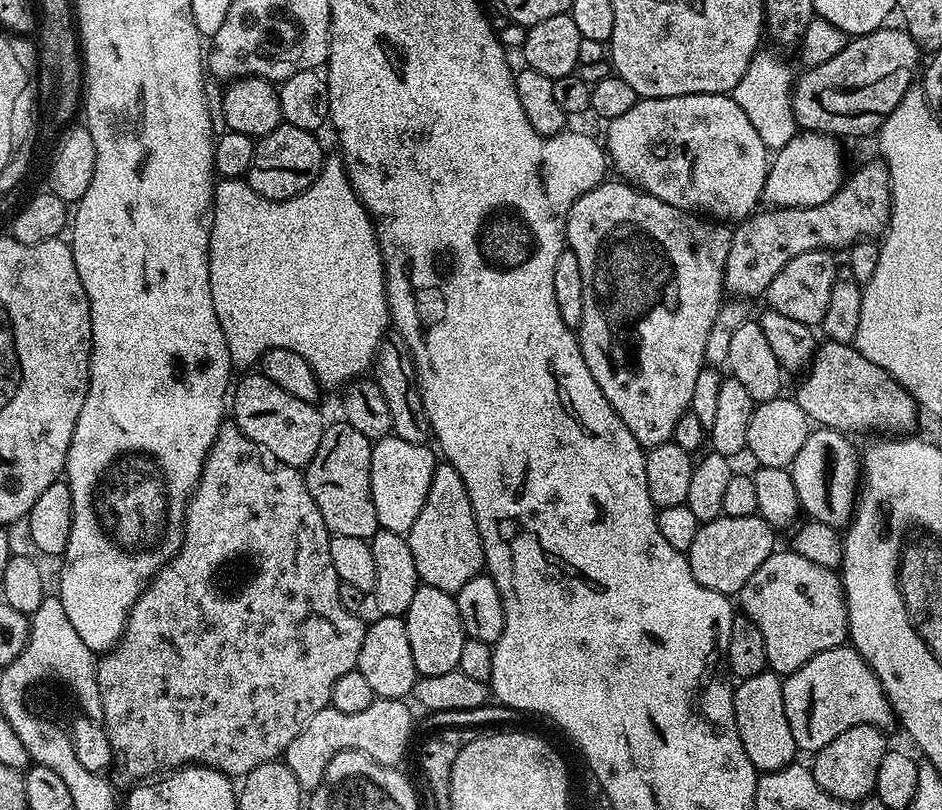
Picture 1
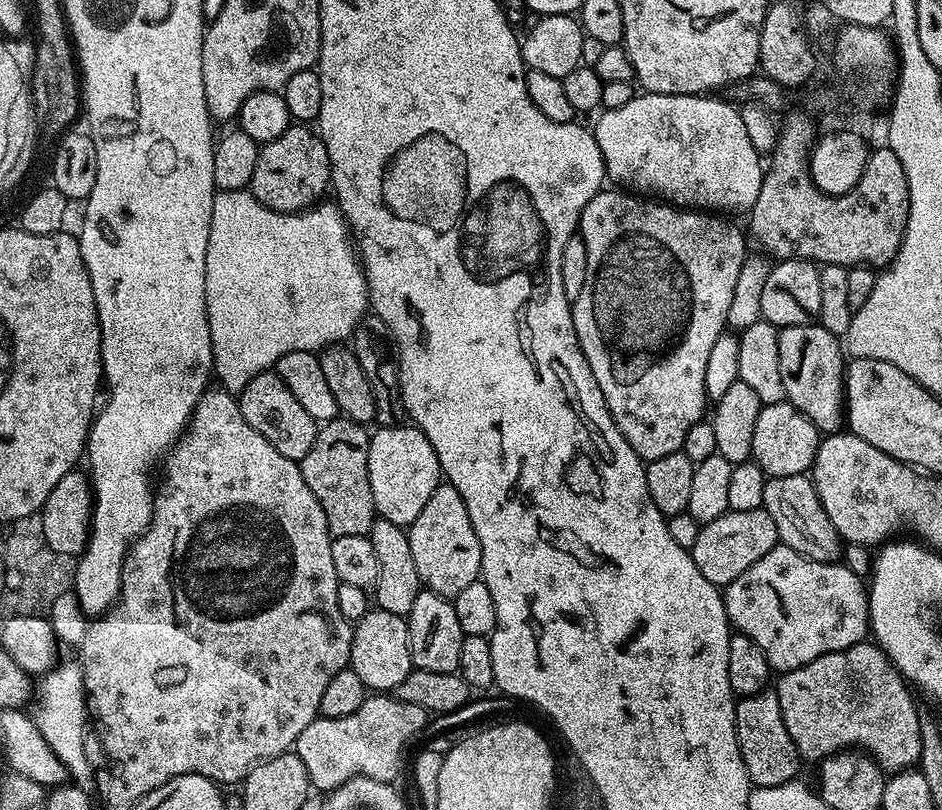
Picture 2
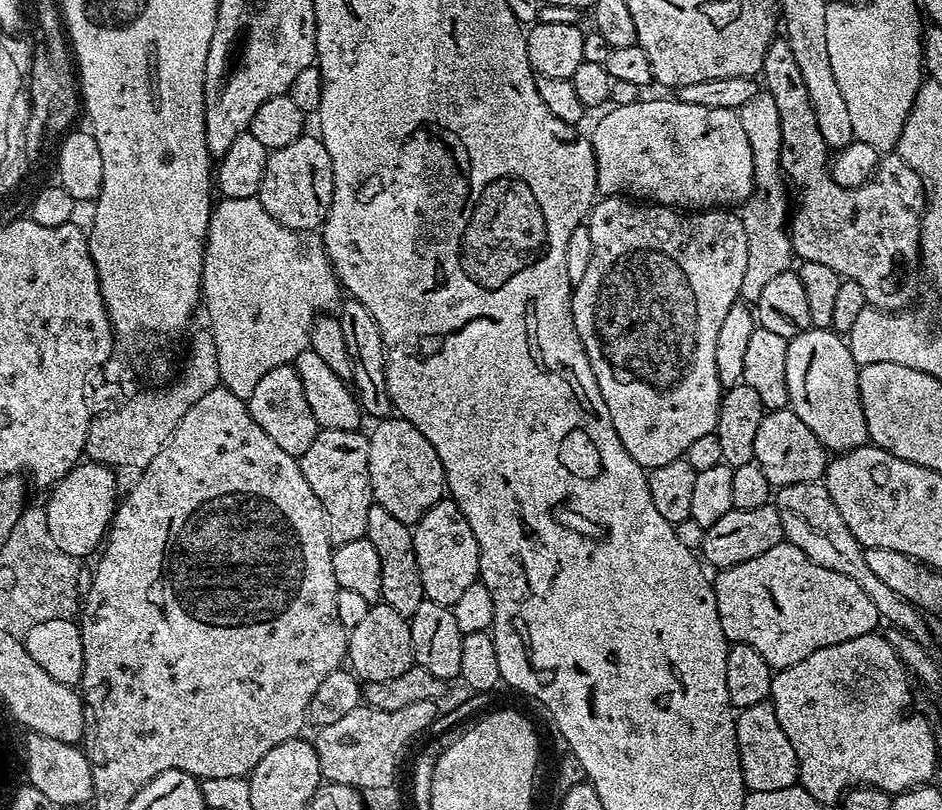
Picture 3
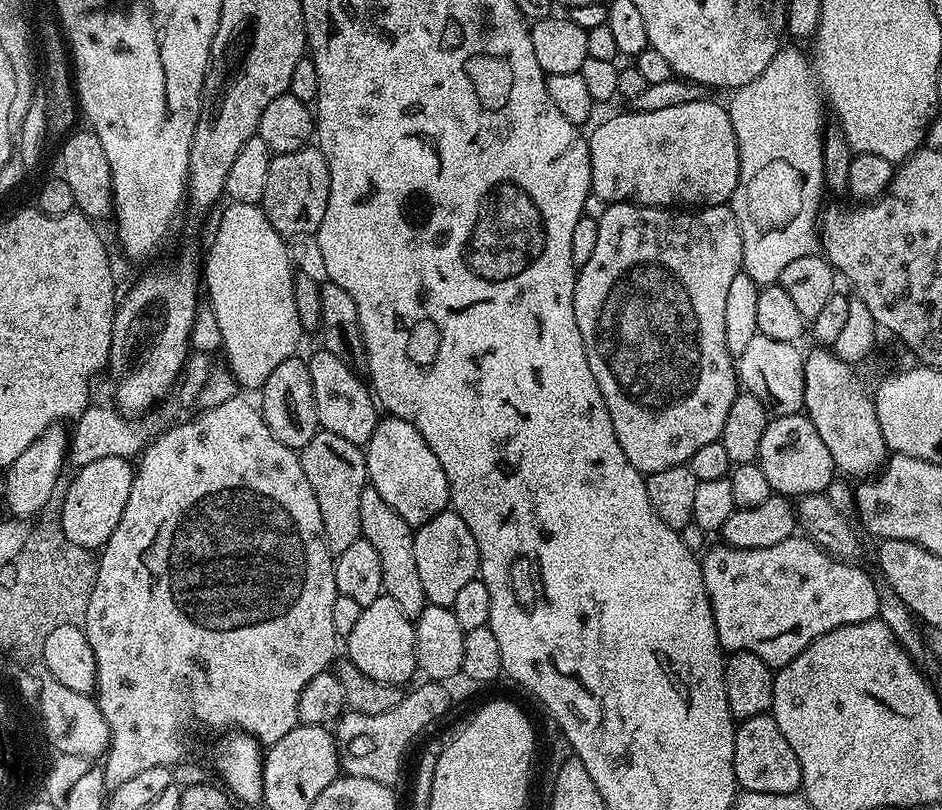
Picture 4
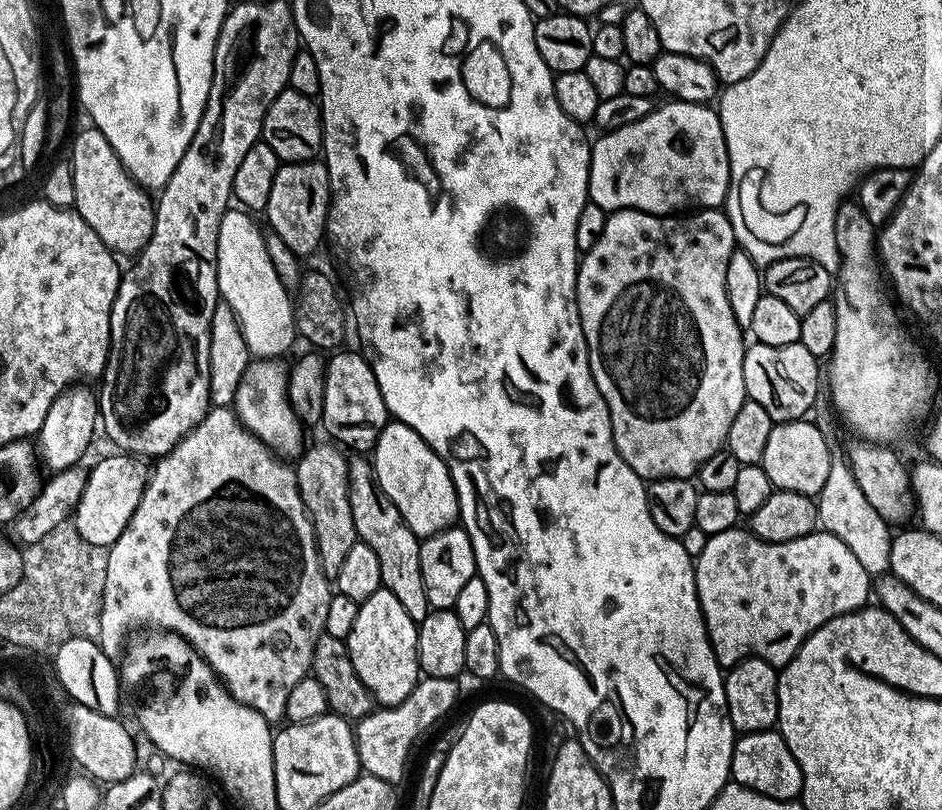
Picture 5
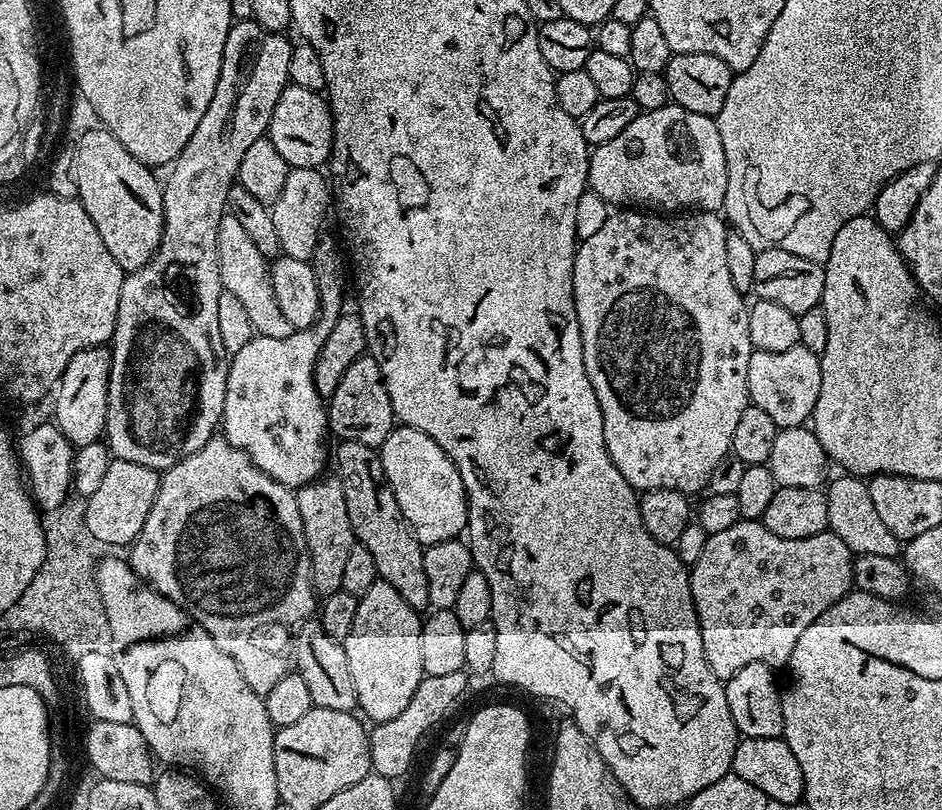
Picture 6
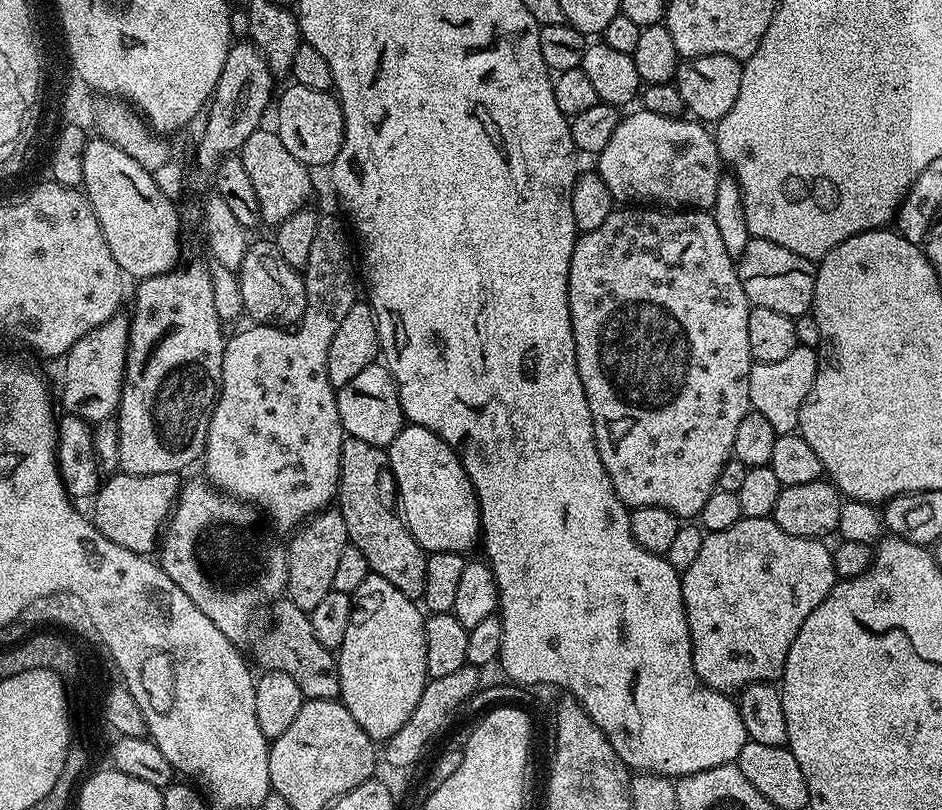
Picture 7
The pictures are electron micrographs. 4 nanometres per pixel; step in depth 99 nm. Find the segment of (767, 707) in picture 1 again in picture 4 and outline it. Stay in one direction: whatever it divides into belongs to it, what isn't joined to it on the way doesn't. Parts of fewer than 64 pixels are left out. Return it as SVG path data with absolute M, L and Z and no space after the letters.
M771 714L739 721L732 761L736 783L745 792L790 794L800 788L800 763L794 758L794 750L790 750L790 742L782 738L782 730L778 730L778 722L774 722Z

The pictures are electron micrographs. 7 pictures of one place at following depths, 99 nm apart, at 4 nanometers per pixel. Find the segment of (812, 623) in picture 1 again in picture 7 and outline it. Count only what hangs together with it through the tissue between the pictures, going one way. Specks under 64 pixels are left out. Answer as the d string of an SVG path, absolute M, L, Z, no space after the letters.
M745 516L727 530L709 532L690 570L682 573L680 585L688 629L692 639L692 661L698 678L707 688L725 694L739 693L747 684L776 682L784 674L786 654L802 622L830 594L838 582L832 548L823 539L798 538L786 534L769 517Z

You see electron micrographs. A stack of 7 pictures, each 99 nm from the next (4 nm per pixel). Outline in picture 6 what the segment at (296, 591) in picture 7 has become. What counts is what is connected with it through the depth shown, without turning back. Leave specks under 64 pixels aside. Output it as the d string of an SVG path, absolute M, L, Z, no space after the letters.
M332 474L303 484L295 489L295 494L310 558L312 588L317 597L323 598L341 591L345 563L356 544L356 535L350 526L350 513L346 510L346 494L342 494L342 482Z

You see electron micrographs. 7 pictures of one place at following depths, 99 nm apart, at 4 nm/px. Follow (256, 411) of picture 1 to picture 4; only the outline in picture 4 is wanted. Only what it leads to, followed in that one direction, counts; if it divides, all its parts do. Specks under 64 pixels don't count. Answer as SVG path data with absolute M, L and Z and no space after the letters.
M297 354L286 358L286 362L281 362L270 373L270 378L266 378L258 396L260 415L264 417L266 426L270 426L270 434L274 434L278 442L299 450L305 448L310 438L316 436L320 423L314 406L314 386L310 382L308 362L303 355Z

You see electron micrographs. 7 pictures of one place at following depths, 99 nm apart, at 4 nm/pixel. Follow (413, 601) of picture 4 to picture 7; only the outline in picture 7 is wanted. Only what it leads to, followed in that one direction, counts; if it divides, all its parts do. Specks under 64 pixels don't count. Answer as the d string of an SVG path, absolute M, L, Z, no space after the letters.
M345 435L340 451L338 507L342 522L346 522L348 543L366 554L369 569L375 575L386 578L390 586L398 586L402 594L423 597L428 556L423 546L410 534L398 511L396 480L392 477L392 467L388 464L385 449L362 442L362 438Z

